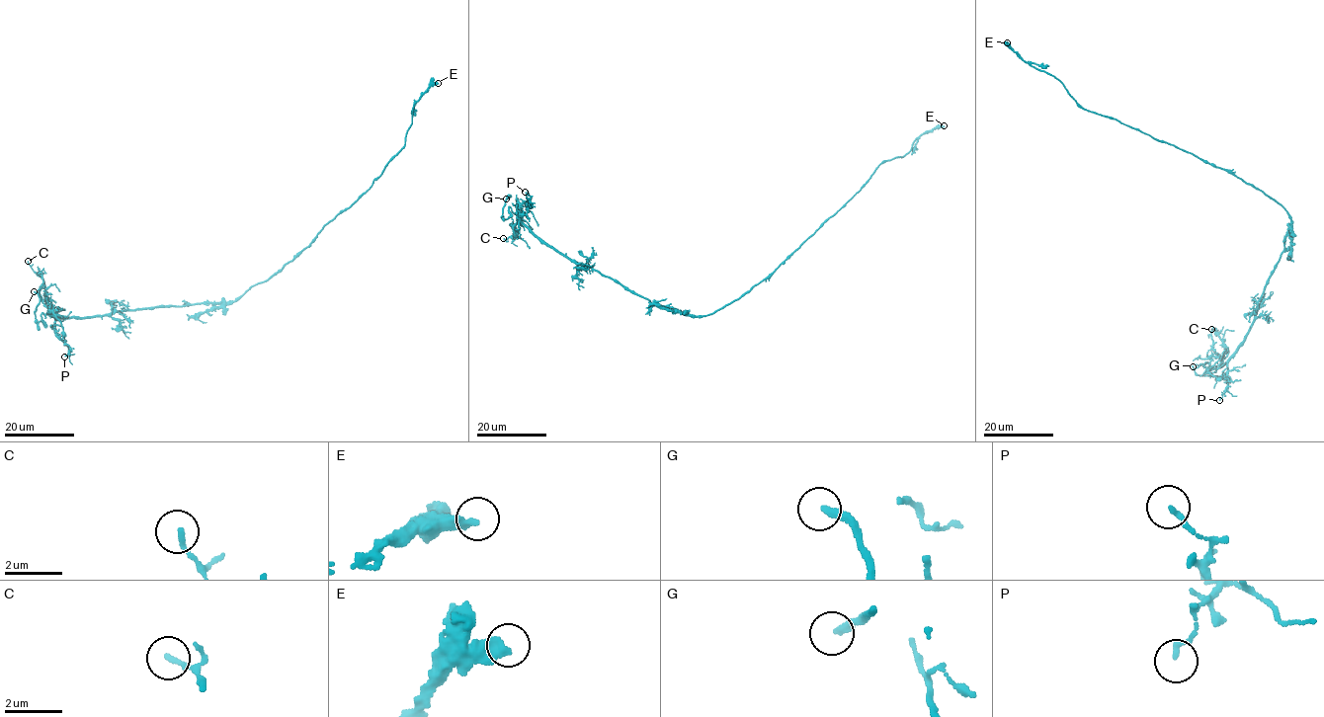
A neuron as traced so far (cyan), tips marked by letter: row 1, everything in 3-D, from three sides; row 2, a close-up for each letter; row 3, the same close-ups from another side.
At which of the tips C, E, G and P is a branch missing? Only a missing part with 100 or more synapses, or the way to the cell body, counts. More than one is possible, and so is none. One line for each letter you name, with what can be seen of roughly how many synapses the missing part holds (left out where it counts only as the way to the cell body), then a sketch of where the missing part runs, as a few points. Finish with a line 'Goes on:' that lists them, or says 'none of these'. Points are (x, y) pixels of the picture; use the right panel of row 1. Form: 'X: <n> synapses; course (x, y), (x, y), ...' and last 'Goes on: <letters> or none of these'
G: course (1193, 366), (1218, 357)
Goes on: G

